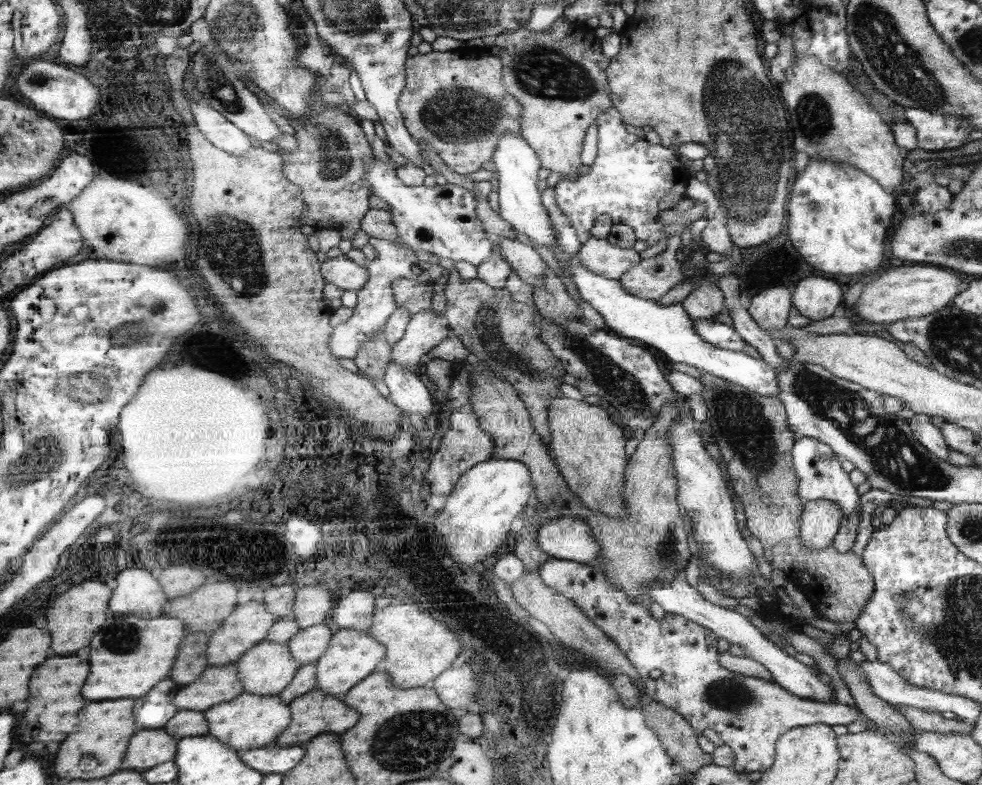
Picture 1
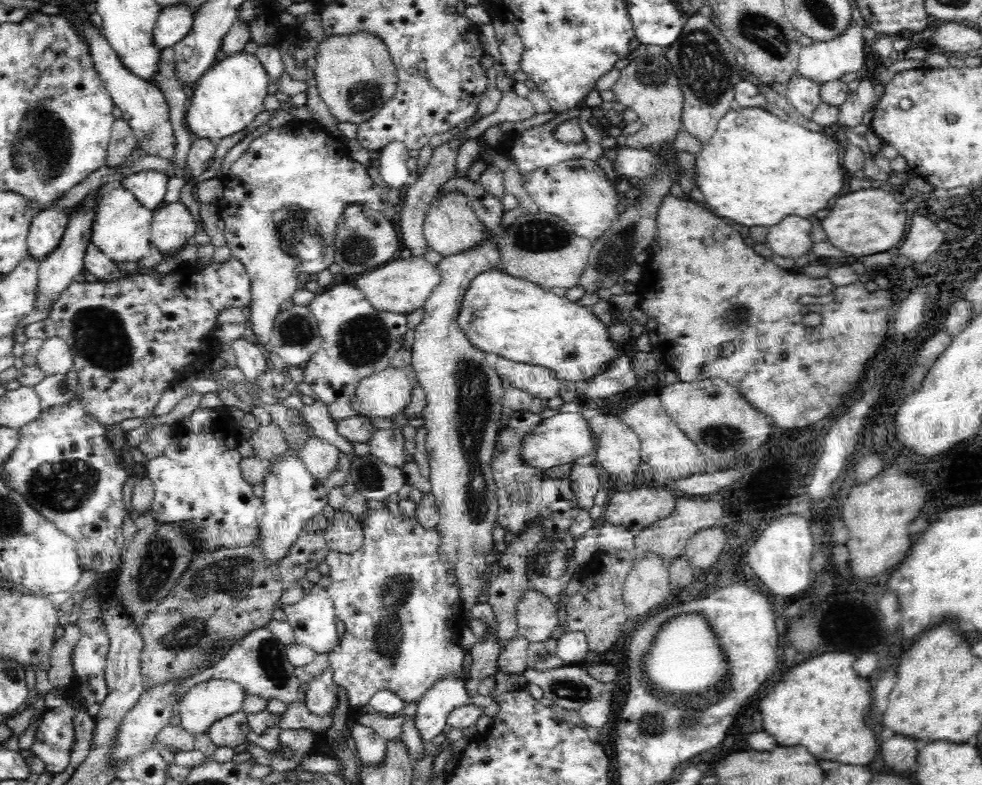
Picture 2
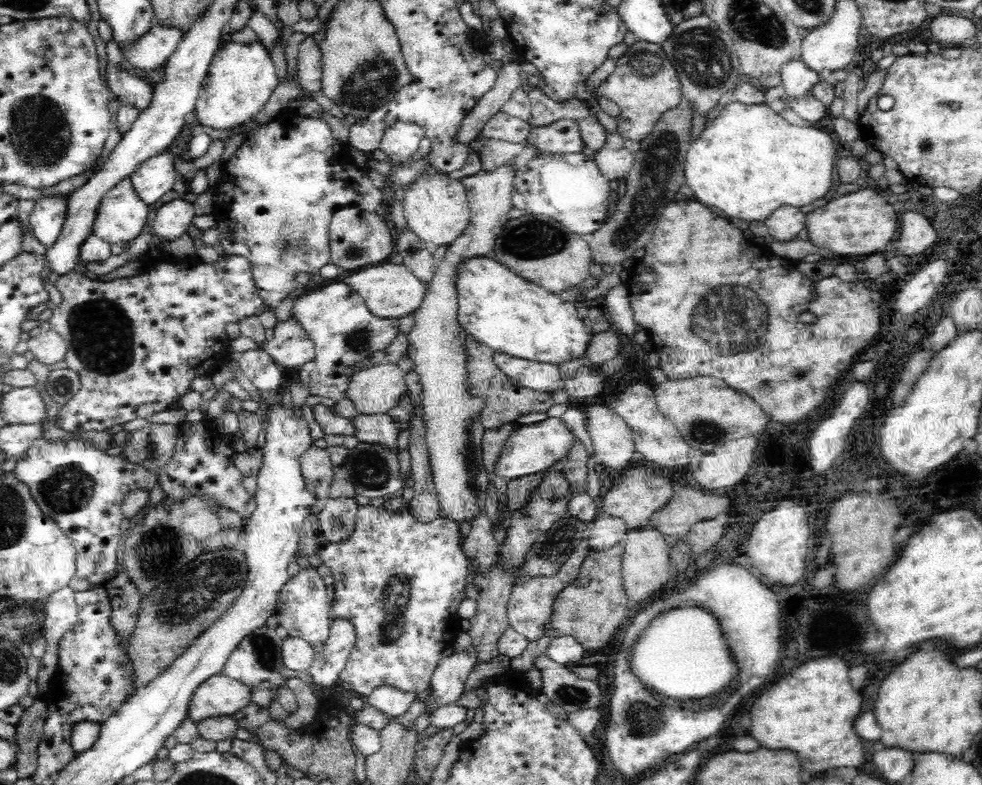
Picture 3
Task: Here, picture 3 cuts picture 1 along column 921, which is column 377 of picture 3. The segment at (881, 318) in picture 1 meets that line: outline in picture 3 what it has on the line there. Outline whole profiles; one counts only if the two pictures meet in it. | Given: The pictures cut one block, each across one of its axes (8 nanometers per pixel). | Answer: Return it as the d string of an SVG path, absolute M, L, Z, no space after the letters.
M378 263L378 266L368 266L354 274L348 274L344 282L354 289L367 304L370 312L378 318L402 318L413 314L422 305L426 290L423 283L406 268L403 263Z

